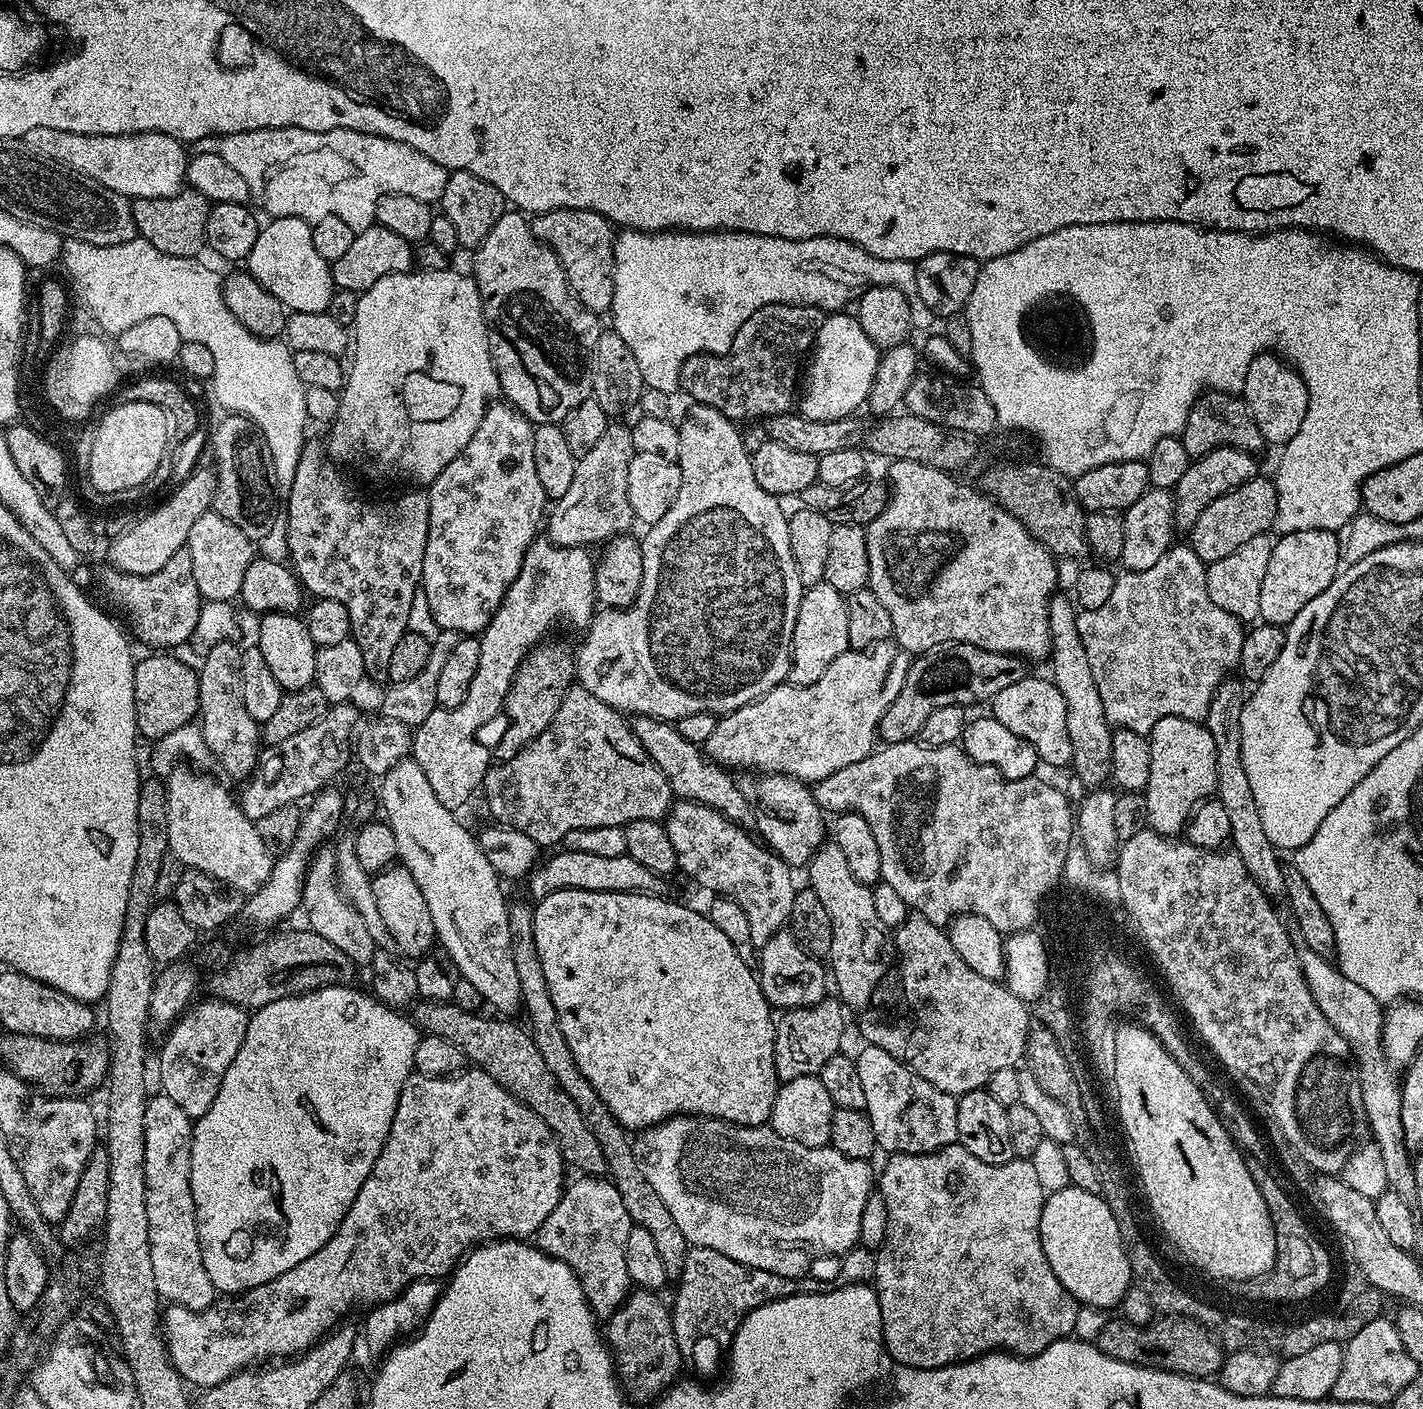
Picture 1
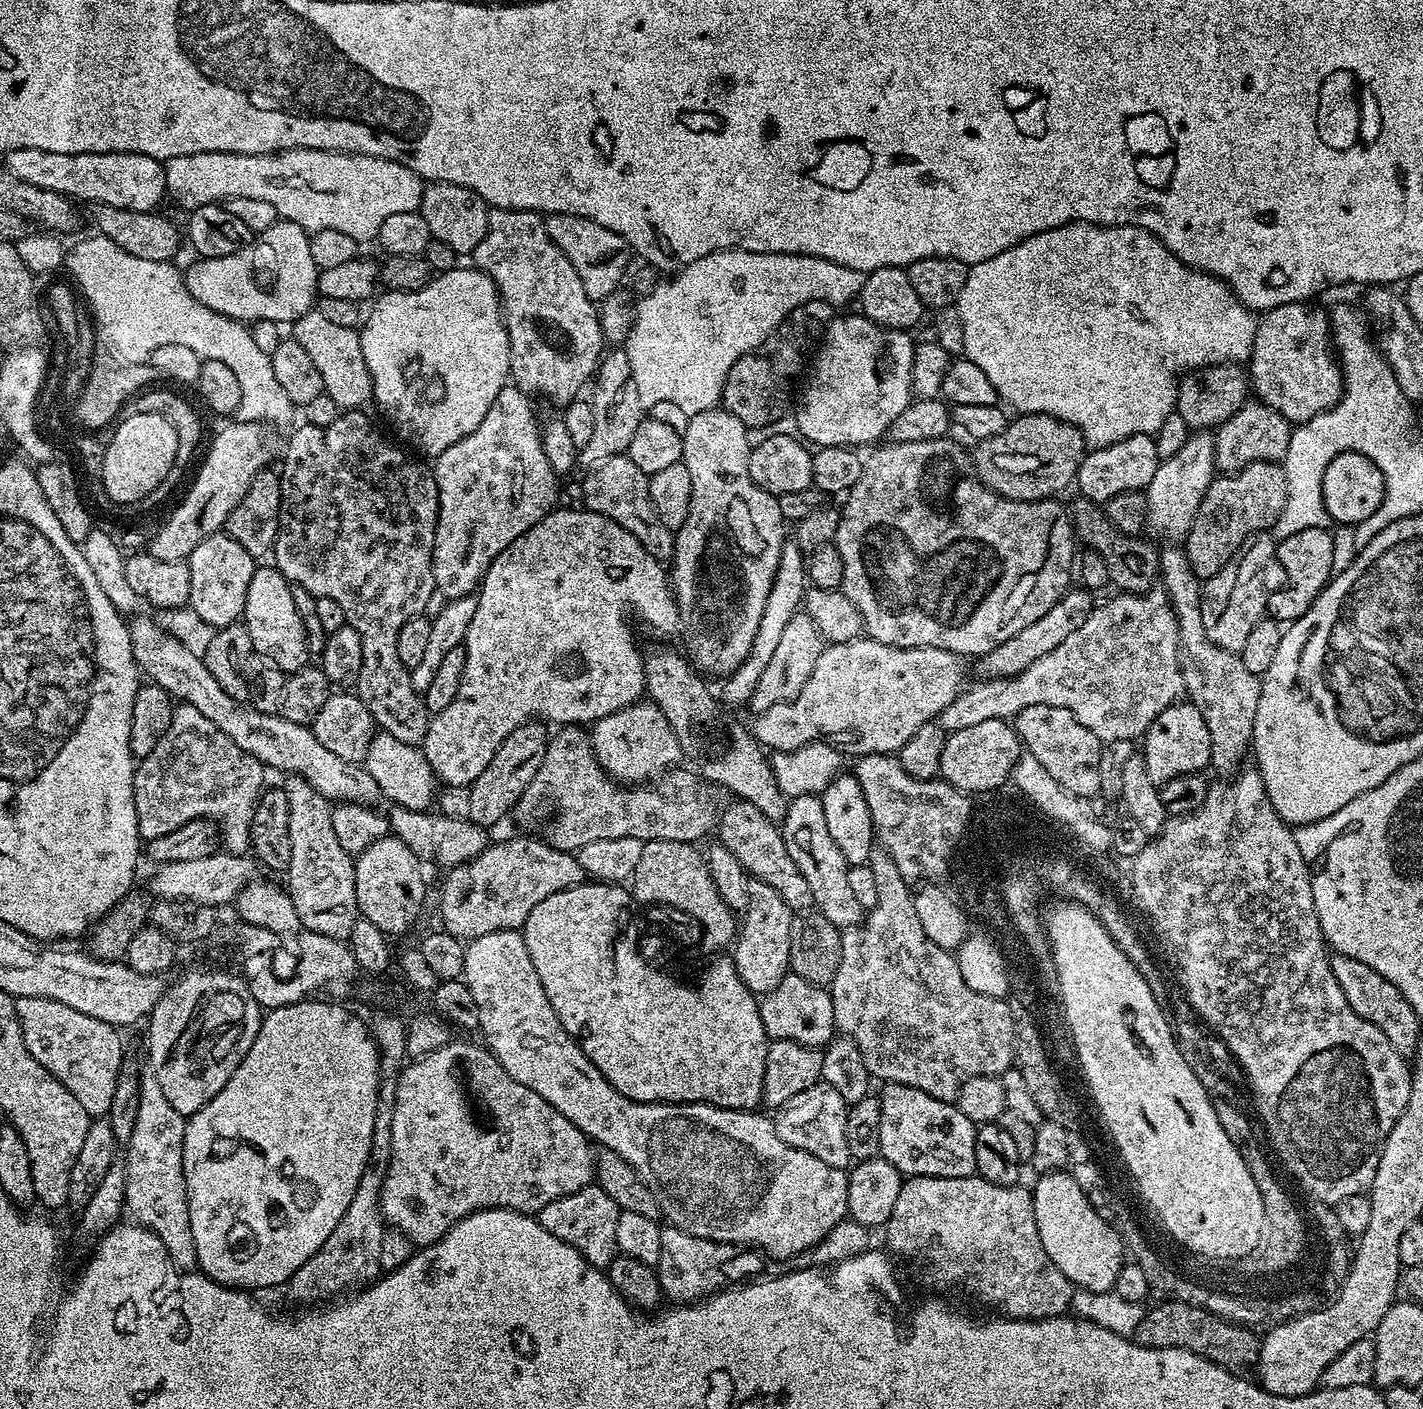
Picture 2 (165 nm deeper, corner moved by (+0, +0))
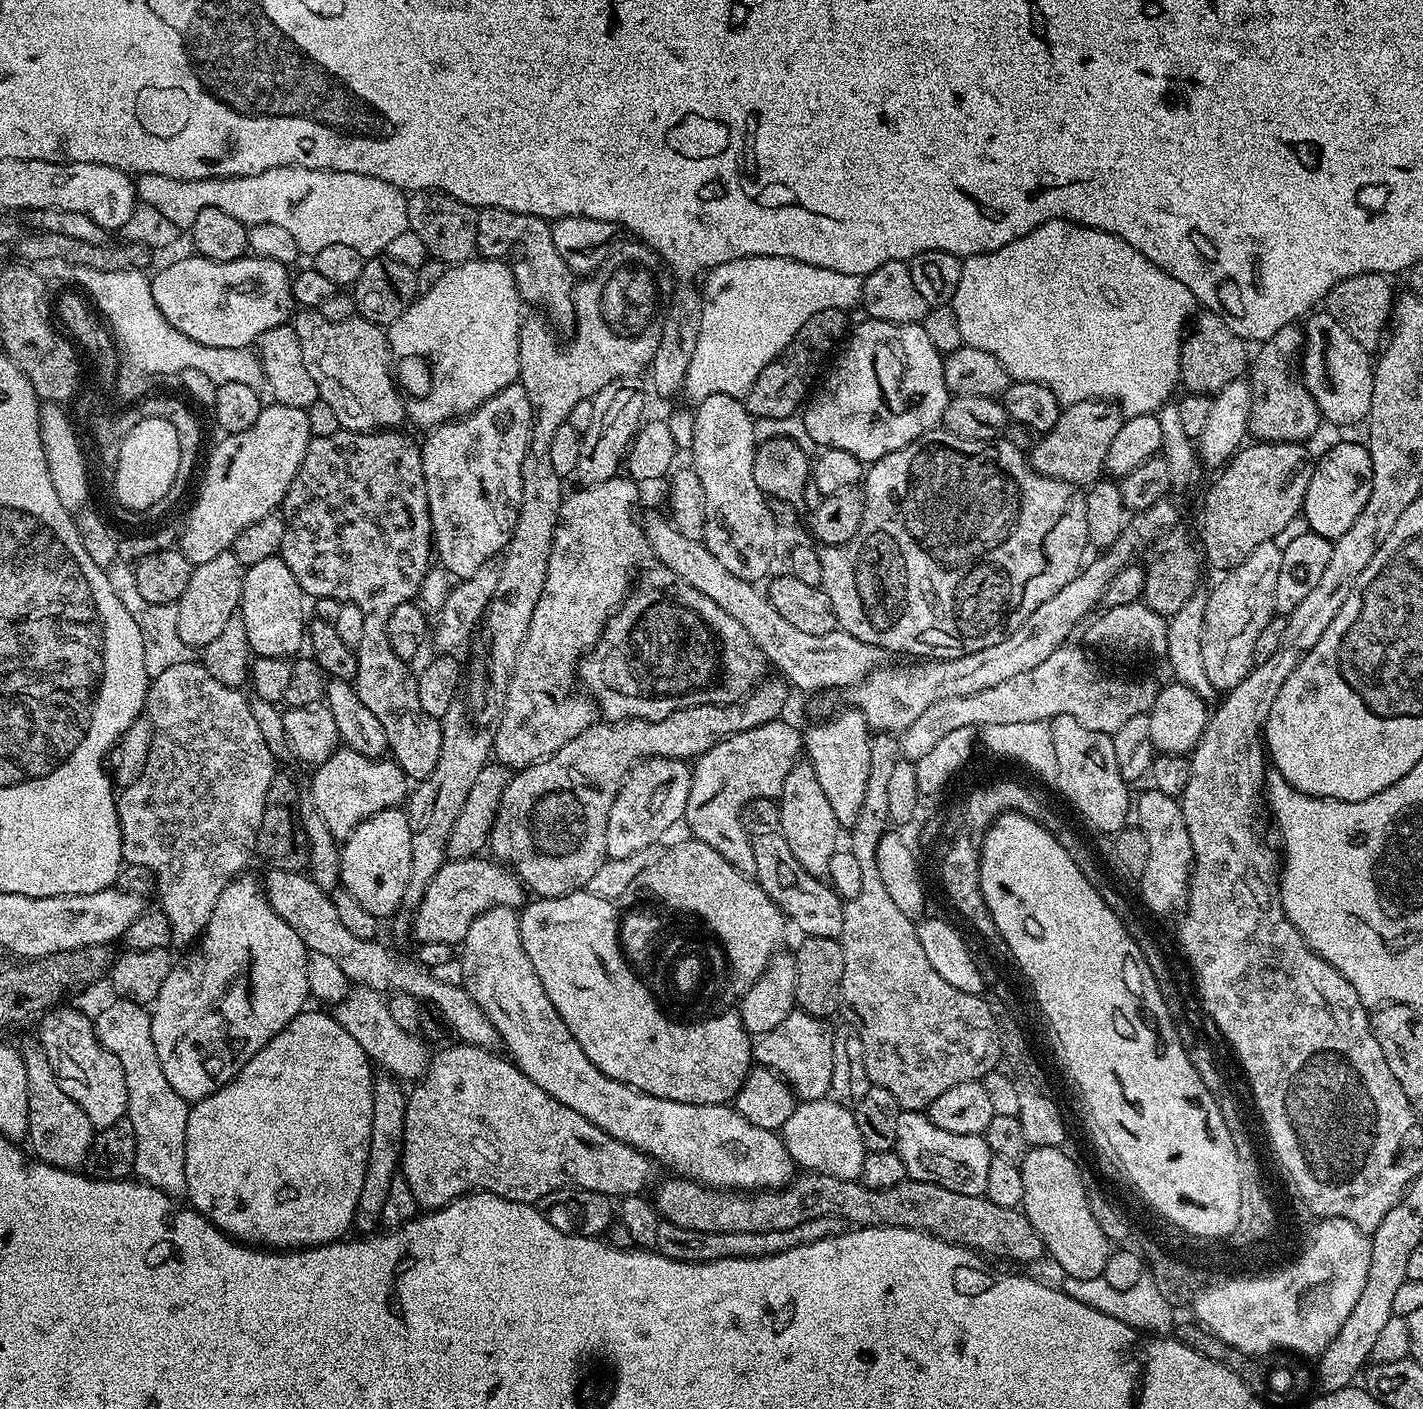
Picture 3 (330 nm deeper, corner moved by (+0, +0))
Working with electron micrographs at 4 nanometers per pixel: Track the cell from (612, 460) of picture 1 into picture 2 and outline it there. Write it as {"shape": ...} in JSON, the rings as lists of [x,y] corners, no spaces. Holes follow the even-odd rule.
{"shape":[[[625,454],[595,465],[589,472],[592,473],[584,480],[583,507],[590,512],[602,514],[618,522],[618,526],[630,530],[630,534],[634,534],[634,538],[642,542],[644,549],[655,560],[671,561],[674,532],[673,529],[662,526],[662,518],[658,518],[650,502],[648,477],[642,474],[642,470],[638,470],[638,466],[634,466],[634,462],[630,462],[630,458]]]}

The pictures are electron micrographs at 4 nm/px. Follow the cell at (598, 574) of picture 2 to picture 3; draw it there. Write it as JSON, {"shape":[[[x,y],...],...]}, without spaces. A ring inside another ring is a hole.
{"shape":[[[655,567],[639,573],[638,587],[629,591],[624,603],[612,613],[600,641],[584,653],[578,665],[579,679],[585,684],[583,687],[598,701],[599,715],[608,722],[661,720],[678,710],[699,704],[738,704],[765,675],[764,655],[742,622],[730,618],[718,602],[694,590],[694,586],[678,578],[669,568]]]}

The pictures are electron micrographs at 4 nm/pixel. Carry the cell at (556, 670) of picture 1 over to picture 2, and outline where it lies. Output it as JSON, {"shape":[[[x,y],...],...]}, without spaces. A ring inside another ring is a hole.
{"shape":[[[529,722],[518,726],[514,734],[510,734],[498,746],[494,758],[490,758],[490,766],[478,774],[478,778],[467,789],[468,812],[467,819],[479,824],[481,828],[491,829],[491,824],[496,824],[504,815],[511,813],[516,807],[518,798],[530,786],[534,774],[538,774],[538,766],[542,766],[542,758],[546,758],[546,750],[550,739],[550,732],[540,722]]]}

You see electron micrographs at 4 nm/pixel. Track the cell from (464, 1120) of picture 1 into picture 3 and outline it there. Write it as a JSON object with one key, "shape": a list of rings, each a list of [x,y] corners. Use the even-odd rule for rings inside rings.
{"shape":[[[452,1042],[449,1048],[444,1048],[440,1053],[433,1055],[428,1062],[428,1070],[420,1077],[413,1092],[409,1091],[404,1105],[404,1150],[400,1154],[399,1171],[402,1178],[408,1183],[410,1194],[414,1194],[417,1205],[421,1209],[431,1210],[434,1208],[445,1208],[452,1200],[457,1200],[459,1196],[466,1196],[470,1192],[493,1192],[495,1196],[501,1196],[507,1200],[513,1200],[519,1204],[535,1205],[536,1200],[543,1196],[548,1196],[551,1192],[556,1192],[559,1188],[568,1188],[572,1190],[583,1190],[586,1192],[600,1192],[609,1198],[620,1198],[634,1196],[645,1191],[644,1187],[652,1180],[652,1168],[654,1161],[651,1156],[644,1152],[631,1148],[629,1144],[618,1142],[606,1130],[594,1126],[586,1118],[582,1118],[576,1110],[570,1110],[570,1106],[560,1105],[542,1086],[534,1086],[526,1074],[522,1074],[520,1069],[512,1063],[511,1059],[503,1055],[495,1056],[497,1053],[489,1048],[479,1048],[473,1044],[462,1044]]]}

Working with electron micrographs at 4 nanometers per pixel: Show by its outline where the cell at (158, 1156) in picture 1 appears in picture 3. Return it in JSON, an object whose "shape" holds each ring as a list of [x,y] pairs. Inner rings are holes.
{"shape":[[[119,998],[113,999],[113,1004],[108,1004],[100,1013],[95,1013],[94,1023],[96,1025],[96,1036],[100,1039],[100,1044],[107,1052],[114,1054],[118,1058],[118,1062],[122,1062],[122,1070],[126,1074],[126,1094],[128,1095],[128,1110],[126,1119],[132,1124],[134,1130],[134,1138],[136,1139],[136,1153],[134,1154],[134,1162],[132,1163],[132,1170],[137,1180],[143,1180],[145,1184],[154,1186],[158,1190],[162,1190],[166,1195],[179,1198],[187,1193],[186,1186],[186,1122],[188,1121],[188,1114],[190,1111],[189,1101],[184,1100],[174,1090],[174,1086],[170,1086],[170,1082],[166,1082],[166,1074],[162,1074],[162,1066],[158,1062],[158,1051],[154,1046],[154,1038],[151,1036],[151,1015],[149,1009],[142,1004],[135,1004],[133,1000],[121,1000]]]}

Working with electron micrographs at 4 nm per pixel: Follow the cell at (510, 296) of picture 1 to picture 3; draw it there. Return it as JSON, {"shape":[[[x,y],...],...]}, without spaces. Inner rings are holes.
{"shape":[[[482,208],[479,209],[476,225],[477,253],[485,260],[502,262],[512,271],[516,288],[525,305],[537,304],[541,308],[539,311],[553,325],[561,324],[571,329],[576,319],[572,301],[574,273],[566,266],[566,262],[562,262],[562,254],[558,254],[554,247],[551,223],[540,216],[518,214],[501,208]]]}

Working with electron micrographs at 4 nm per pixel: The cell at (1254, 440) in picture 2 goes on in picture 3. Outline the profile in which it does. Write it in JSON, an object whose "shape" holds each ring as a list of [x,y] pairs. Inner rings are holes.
{"shape":[[[1295,323],[1282,326],[1278,334],[1263,341],[1250,360],[1246,379],[1250,390],[1248,431],[1266,444],[1304,444],[1319,430],[1322,417],[1301,383],[1292,381],[1294,361],[1302,344],[1302,332]],[[1293,359],[1293,360],[1292,360]],[[1256,435],[1256,436],[1254,436]]]}

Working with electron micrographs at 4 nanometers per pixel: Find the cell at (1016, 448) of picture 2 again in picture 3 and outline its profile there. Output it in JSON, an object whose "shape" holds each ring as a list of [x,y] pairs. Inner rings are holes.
{"shape":[[[1087,400],[1067,405],[1051,430],[1043,433],[1031,445],[1032,471],[1040,476],[1070,482],[1077,486],[1091,485],[1101,473],[1106,450],[1110,448],[1110,442],[1114,442],[1114,434],[1118,434],[1121,423],[1120,409],[1109,401]]]}

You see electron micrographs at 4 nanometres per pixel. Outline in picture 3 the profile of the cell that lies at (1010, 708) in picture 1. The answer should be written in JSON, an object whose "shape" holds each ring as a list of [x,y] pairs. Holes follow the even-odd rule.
{"shape":[[[1056,716],[1050,722],[1052,729],[1052,745],[1056,759],[1055,783],[1060,784],[1060,792],[1077,808],[1079,819],[1086,816],[1092,823],[1088,826],[1096,832],[1115,834],[1125,827],[1130,816],[1130,796],[1128,800],[1128,784],[1124,781],[1118,760],[1114,758],[1112,737],[1107,732],[1086,730],[1074,718]]]}

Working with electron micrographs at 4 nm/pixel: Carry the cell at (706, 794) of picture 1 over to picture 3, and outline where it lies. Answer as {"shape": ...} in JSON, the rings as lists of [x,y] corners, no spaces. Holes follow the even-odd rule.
{"shape":[[[778,830],[757,832],[751,837],[754,858],[758,862],[758,870],[754,877],[757,884],[779,906],[784,913],[787,923],[792,924],[804,936],[817,936],[818,938],[839,937],[842,930],[842,914],[844,901],[832,889],[832,885],[821,877],[802,870],[802,862],[790,854],[790,845]]]}

